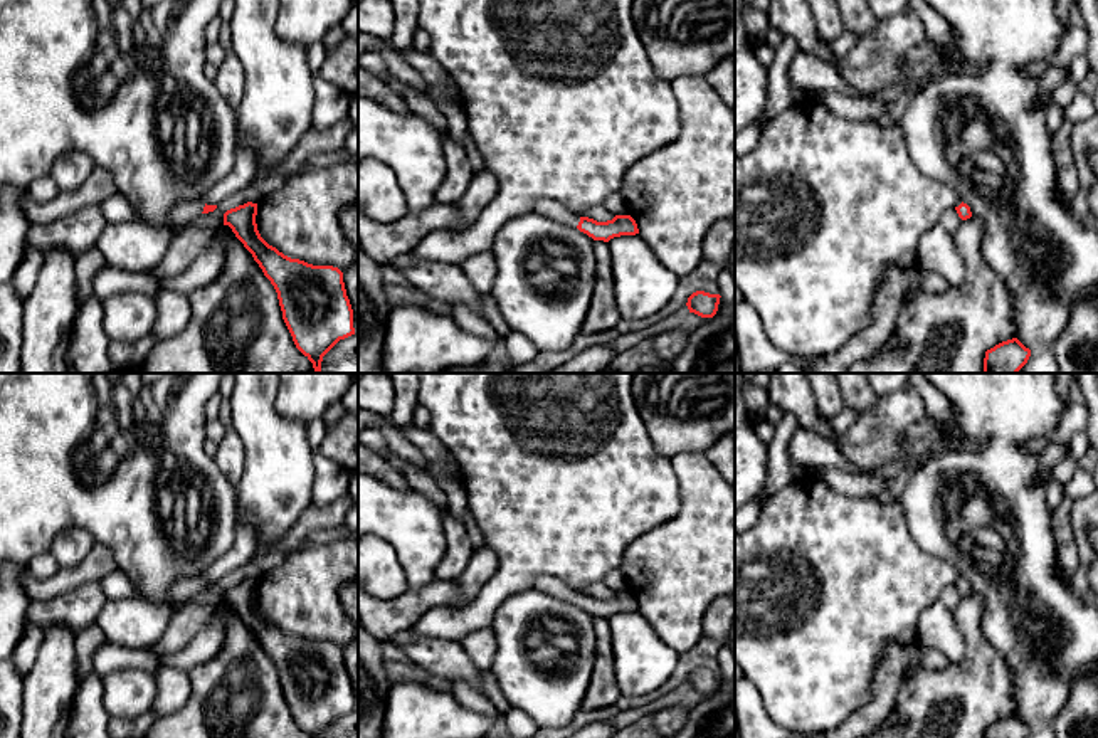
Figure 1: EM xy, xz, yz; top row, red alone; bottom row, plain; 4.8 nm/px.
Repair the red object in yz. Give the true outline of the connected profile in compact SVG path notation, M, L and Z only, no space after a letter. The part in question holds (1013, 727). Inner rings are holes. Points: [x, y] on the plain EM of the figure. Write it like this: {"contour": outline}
{"contour": "M1012 714L987 726L984 738L1027 738L1029 733L1031 726L1017 714Z"}

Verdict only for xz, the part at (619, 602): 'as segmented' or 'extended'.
extended

